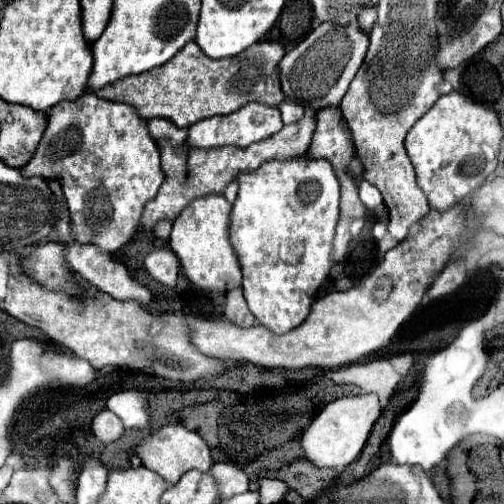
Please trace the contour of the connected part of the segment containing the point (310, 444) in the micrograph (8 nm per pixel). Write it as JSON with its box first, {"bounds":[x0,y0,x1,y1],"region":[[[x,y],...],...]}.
{"bounds":[301,394,381,472],"region":[[[375,394],[345,396],[329,402],[301,436],[301,448],[305,452],[305,458],[317,468],[333,468],[335,472],[343,472],[361,454],[379,414],[381,406]]]}

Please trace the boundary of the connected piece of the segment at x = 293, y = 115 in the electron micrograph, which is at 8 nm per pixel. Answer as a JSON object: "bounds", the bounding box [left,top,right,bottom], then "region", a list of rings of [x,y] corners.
{"bounds":[279,100,303,124],"region":[[[285,100],[285,102],[279,106],[279,112],[281,112],[283,124],[293,124],[293,122],[297,122],[297,120],[303,116],[303,106]]]}

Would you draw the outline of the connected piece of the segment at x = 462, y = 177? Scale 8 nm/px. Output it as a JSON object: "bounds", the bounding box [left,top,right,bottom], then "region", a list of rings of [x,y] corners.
{"bounds":[407,92,503,210],"region":[[[459,92],[445,94],[407,134],[407,154],[415,166],[419,188],[427,194],[429,206],[449,210],[479,188],[497,166],[503,132],[497,114]]]}

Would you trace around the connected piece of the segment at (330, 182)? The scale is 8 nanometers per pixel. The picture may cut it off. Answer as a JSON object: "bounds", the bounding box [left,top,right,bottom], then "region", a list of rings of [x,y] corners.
{"bounds":[229,156,339,334],"region":[[[301,156],[301,160],[285,160],[285,162],[271,160],[271,162],[265,162],[251,174],[239,174],[237,182],[239,182],[239,192],[237,192],[237,200],[233,202],[233,210],[231,210],[229,236],[231,236],[233,252],[237,254],[241,270],[243,270],[243,294],[245,294],[249,310],[253,312],[253,316],[259,324],[263,324],[265,328],[269,328],[275,334],[285,334],[291,328],[299,326],[307,318],[309,308],[315,300],[315,294],[317,294],[319,286],[323,284],[329,270],[333,268],[333,238],[335,238],[335,226],[337,226],[337,220],[339,220],[339,182],[337,182],[337,178],[333,174],[333,168],[327,160],[311,160],[311,158],[305,158],[305,156]]]}

